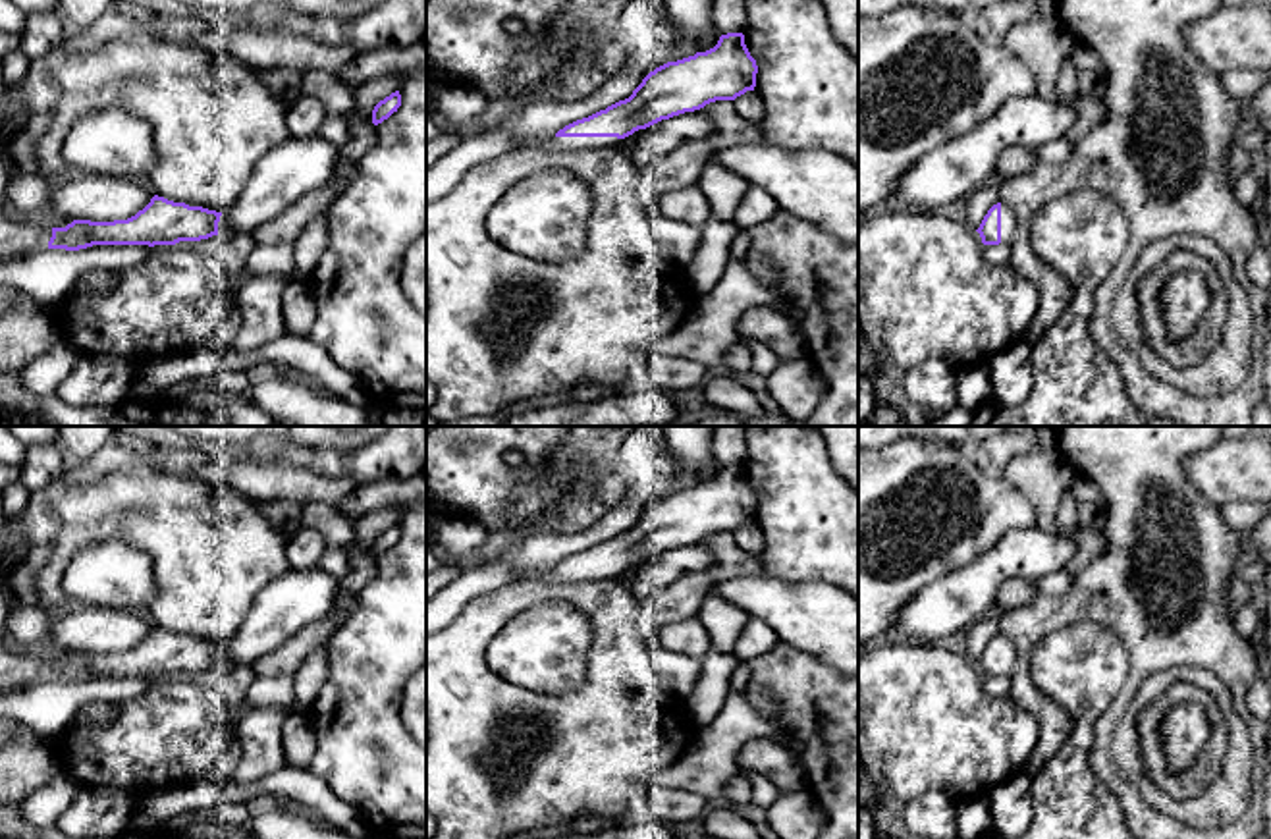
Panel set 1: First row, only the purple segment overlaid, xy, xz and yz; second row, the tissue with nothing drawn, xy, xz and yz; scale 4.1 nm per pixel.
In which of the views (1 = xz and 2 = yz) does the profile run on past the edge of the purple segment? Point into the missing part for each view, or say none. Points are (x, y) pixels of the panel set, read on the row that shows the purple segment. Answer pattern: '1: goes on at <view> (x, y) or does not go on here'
1: goes on at xz (569, 143)
2: goes on at yz (1007, 216)

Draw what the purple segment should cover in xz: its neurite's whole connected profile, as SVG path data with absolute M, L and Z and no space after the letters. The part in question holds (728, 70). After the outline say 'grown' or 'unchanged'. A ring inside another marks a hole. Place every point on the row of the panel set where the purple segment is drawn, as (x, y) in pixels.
M727 33L706 52L656 68L629 98L565 125L536 147L565 150L617 147L621 139L662 120L754 91L756 73L758 66L744 44L744 35Z; grown

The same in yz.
M1005 203L993 204L976 231L980 233L984 245L1011 245L1016 231L1013 208Z; grown

